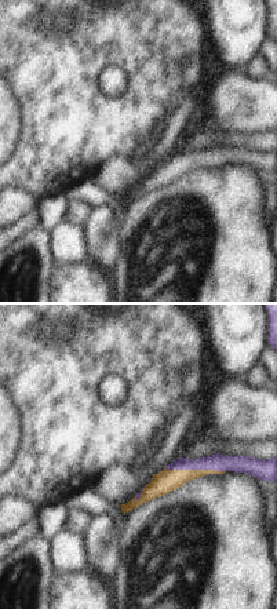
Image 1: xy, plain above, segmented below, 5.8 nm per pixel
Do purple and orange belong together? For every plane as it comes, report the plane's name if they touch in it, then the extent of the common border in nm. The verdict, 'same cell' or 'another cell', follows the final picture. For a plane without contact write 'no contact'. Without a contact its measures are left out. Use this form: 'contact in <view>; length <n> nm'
contact in xy; length 360 nm

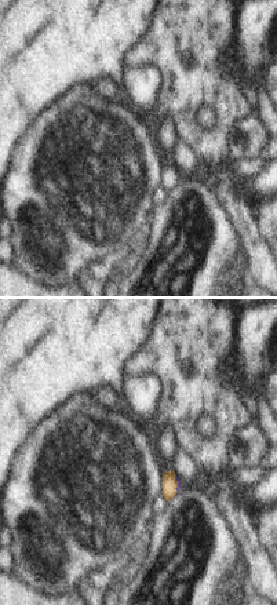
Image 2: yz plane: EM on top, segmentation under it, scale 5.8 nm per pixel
contact in yz; length 110 nm

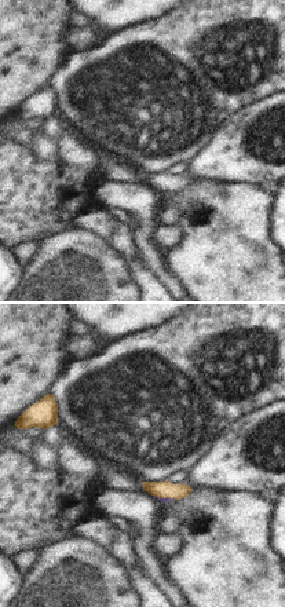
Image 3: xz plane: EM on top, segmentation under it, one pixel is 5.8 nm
contact in xz; length 130 nm

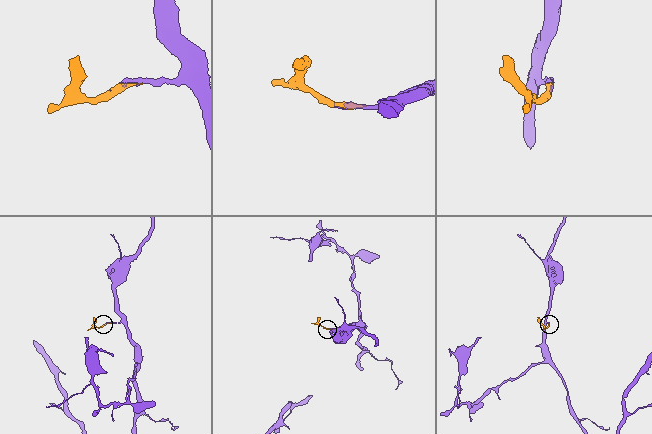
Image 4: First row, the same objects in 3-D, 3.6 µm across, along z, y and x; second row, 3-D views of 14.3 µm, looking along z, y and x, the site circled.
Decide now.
same cell

